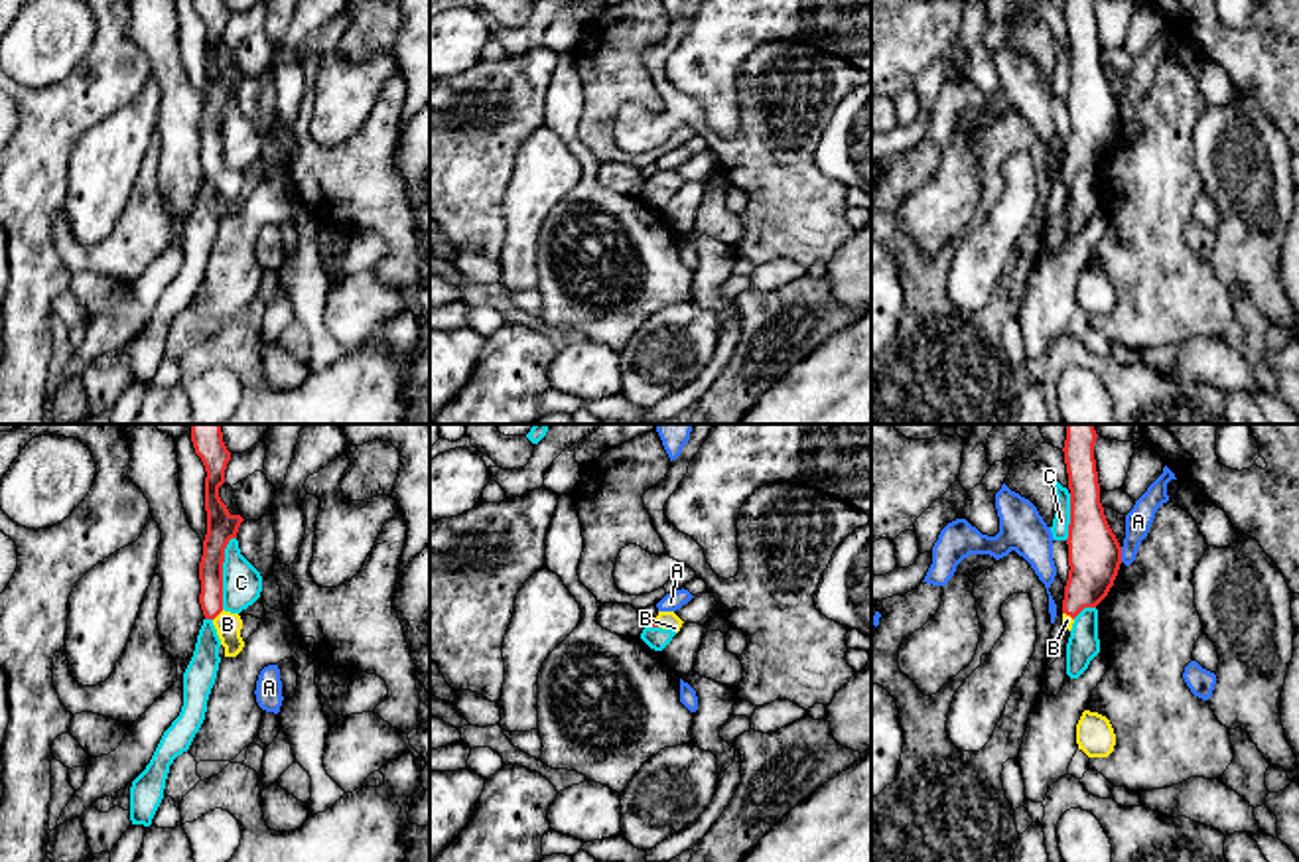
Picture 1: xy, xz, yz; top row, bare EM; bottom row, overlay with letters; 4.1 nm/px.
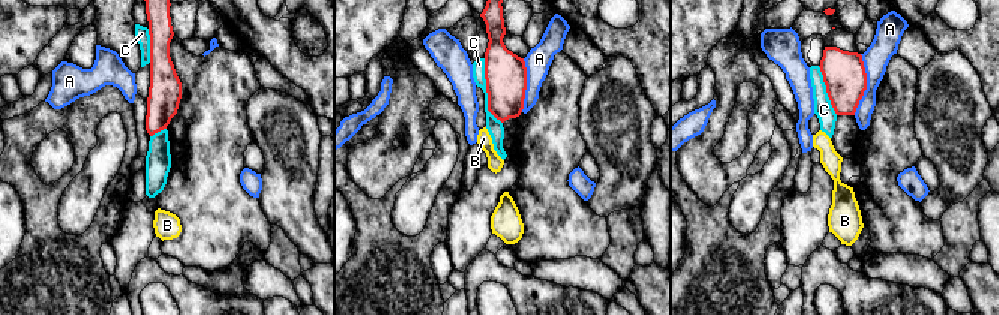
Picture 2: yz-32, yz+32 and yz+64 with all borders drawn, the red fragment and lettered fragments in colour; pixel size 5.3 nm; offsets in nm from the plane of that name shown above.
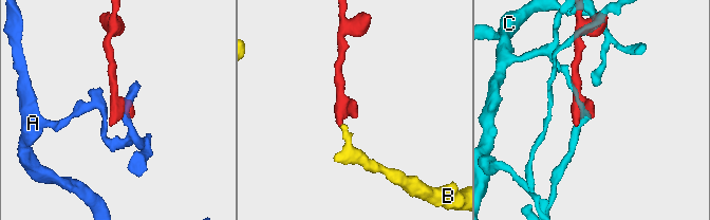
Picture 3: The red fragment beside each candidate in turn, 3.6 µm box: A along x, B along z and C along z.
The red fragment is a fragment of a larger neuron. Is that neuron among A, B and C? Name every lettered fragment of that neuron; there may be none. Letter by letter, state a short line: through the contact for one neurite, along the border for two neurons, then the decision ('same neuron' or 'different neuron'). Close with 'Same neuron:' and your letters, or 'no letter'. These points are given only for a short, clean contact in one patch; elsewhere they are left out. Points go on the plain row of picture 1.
A: line yz (1120, 105), (1122, 119); different neuron
B: line xy (213, 111), (217, 172), (227, 182); same neuron
C: different neuron
Same neuron: B

